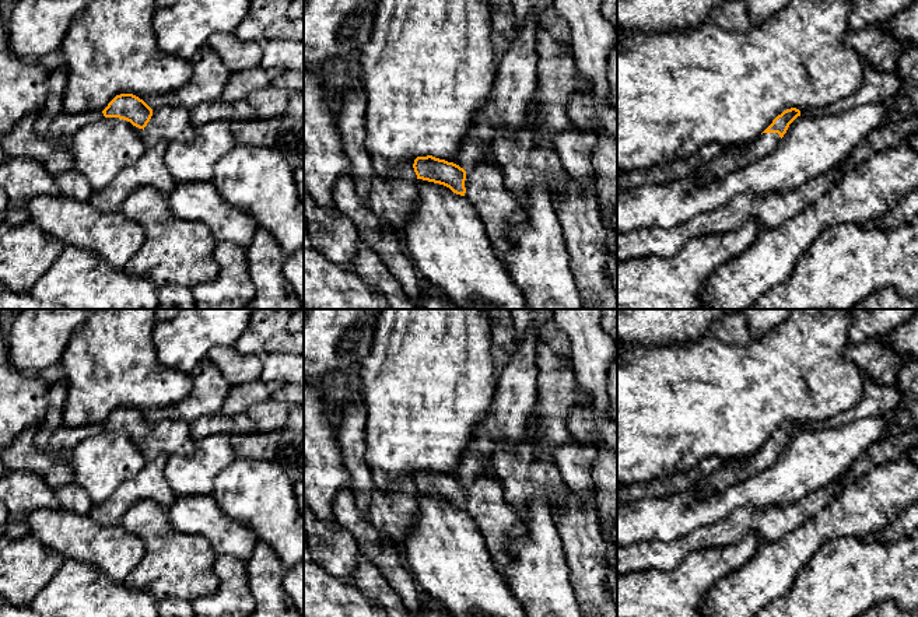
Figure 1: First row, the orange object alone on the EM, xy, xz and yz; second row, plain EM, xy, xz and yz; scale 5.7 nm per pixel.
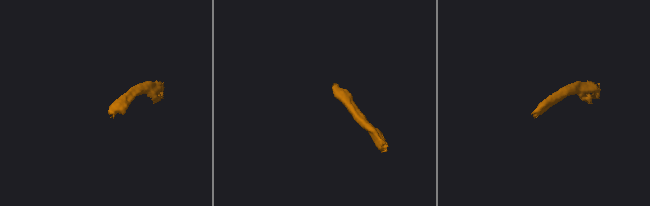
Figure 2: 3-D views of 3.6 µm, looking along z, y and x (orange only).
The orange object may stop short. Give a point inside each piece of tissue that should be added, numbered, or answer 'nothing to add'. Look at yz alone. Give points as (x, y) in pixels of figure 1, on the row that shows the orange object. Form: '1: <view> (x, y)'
1: yz (733, 157)

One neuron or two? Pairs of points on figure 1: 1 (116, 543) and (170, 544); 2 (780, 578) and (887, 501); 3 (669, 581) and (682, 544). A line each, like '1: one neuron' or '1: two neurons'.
1: two neurons
2: one neuron
3: two neurons

